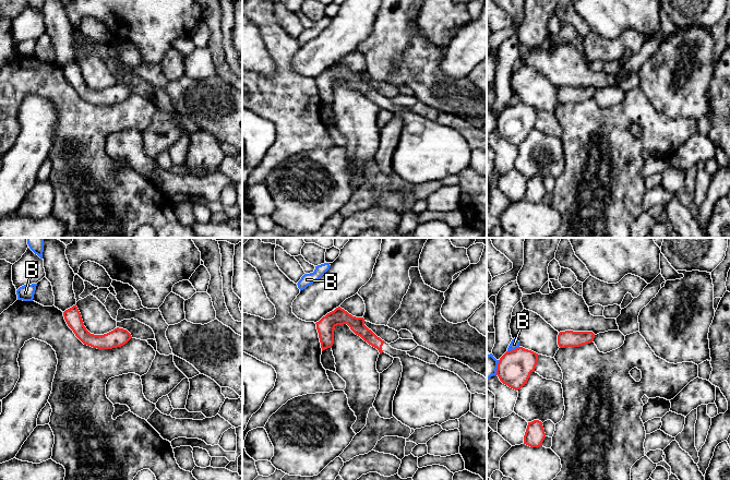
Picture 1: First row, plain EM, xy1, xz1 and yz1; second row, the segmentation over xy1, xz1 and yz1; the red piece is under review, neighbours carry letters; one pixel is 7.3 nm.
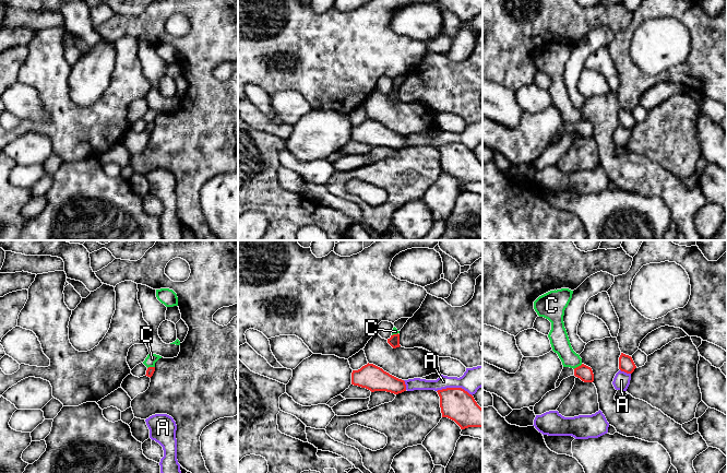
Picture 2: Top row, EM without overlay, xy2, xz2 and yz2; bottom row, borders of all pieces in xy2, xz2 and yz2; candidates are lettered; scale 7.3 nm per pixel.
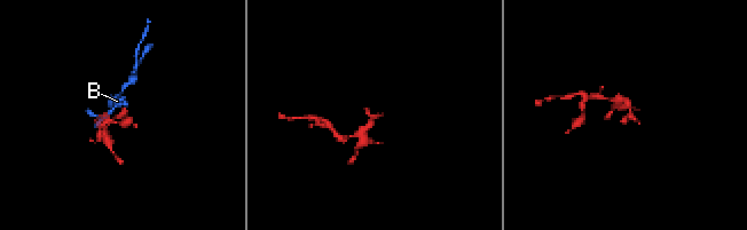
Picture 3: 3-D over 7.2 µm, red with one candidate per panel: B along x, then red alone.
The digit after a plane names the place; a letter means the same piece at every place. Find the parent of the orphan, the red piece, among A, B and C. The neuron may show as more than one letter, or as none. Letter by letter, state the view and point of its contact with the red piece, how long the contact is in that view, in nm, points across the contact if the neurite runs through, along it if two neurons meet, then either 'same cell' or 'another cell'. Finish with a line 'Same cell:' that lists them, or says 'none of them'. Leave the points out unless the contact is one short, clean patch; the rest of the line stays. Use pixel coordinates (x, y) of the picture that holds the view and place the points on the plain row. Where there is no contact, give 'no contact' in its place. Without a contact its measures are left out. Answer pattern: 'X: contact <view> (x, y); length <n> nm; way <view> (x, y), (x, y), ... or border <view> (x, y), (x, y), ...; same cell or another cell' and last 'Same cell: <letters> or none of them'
A: contact xz2 (454, 143); length 260 nm; another cell
B: contact yz1 (513, 106); length 100 nm; border yz1 (518, 102), (507, 107); another cell
C: contact yz2 (579, 121); length 80 nm; border yz2 (582, 119), (573, 123); another cell
Same cell: none of them

